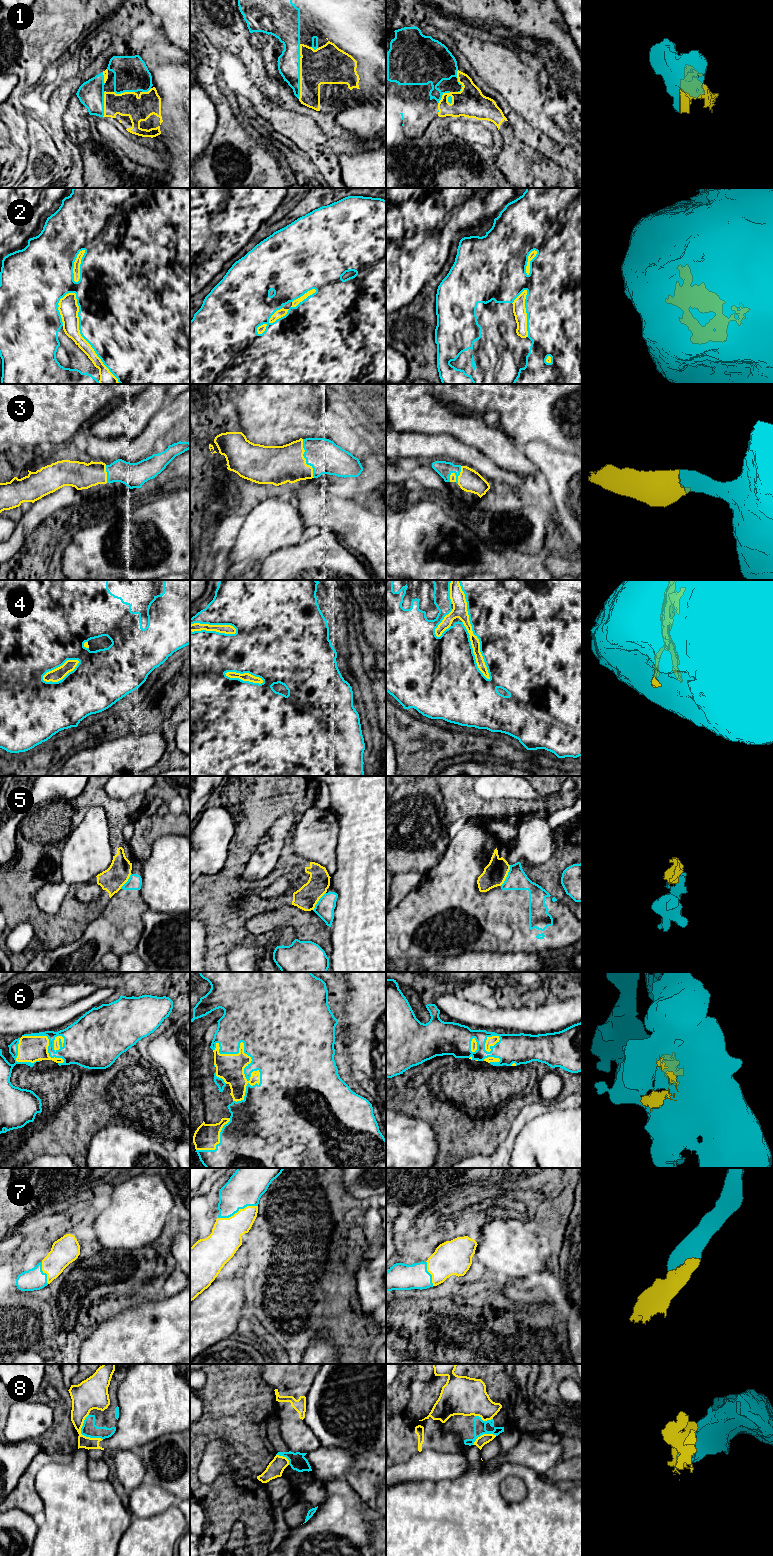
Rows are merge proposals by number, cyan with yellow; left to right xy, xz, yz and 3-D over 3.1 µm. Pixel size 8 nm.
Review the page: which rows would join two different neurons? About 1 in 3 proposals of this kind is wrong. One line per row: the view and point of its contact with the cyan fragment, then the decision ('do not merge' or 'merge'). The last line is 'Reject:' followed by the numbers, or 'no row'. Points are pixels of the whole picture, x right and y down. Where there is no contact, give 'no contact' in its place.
1: contact xz (299, 71); merge
2: contact xy (80, 333); merge
3: contact xz (305, 458); merge
4: contact yz (472, 630); merge
5: contact yz (507, 875); do not merge
6: contact xz (244, 1051); merge
7: contact xz (237, 1211); merge
8: contact xy (82, 1434); do not merge
Reject: 5, 8

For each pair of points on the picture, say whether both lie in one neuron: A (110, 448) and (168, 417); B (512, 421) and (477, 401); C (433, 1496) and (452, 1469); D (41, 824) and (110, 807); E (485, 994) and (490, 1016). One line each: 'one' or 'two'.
A: one
B: one
C: two
D: one
E: two

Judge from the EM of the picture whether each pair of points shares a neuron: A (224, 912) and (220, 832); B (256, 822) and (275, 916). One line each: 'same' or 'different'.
A: different
B: same

